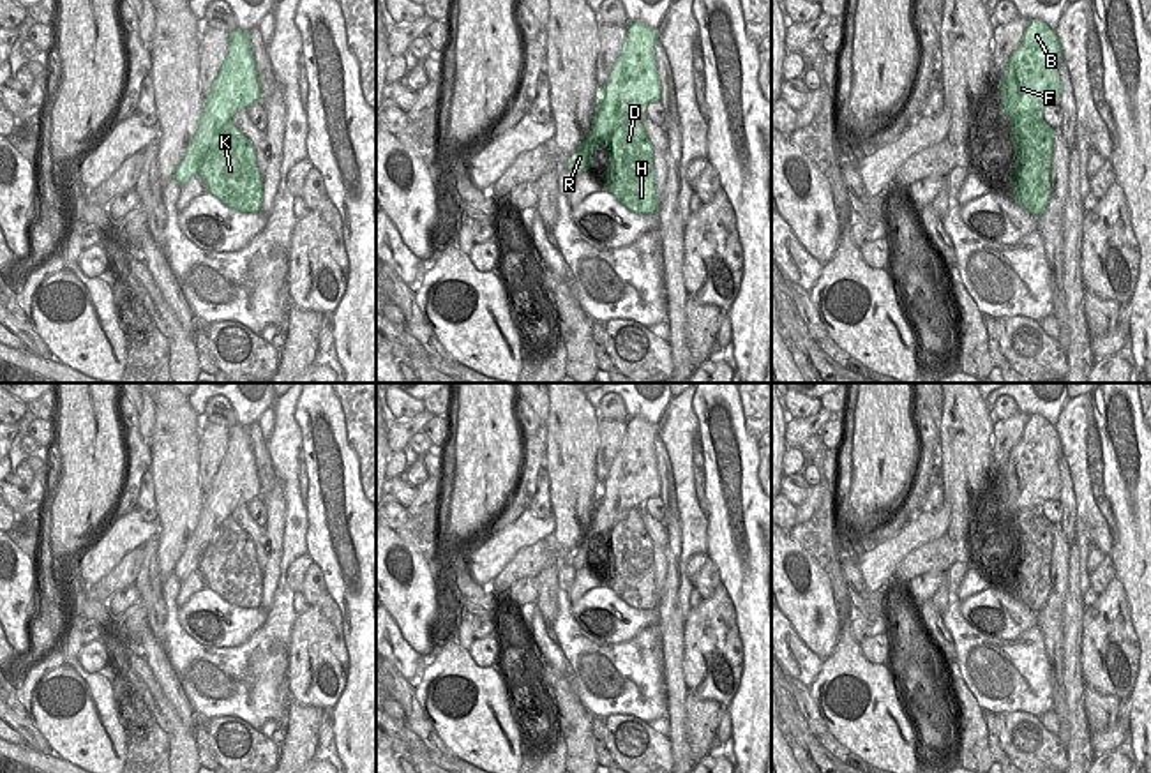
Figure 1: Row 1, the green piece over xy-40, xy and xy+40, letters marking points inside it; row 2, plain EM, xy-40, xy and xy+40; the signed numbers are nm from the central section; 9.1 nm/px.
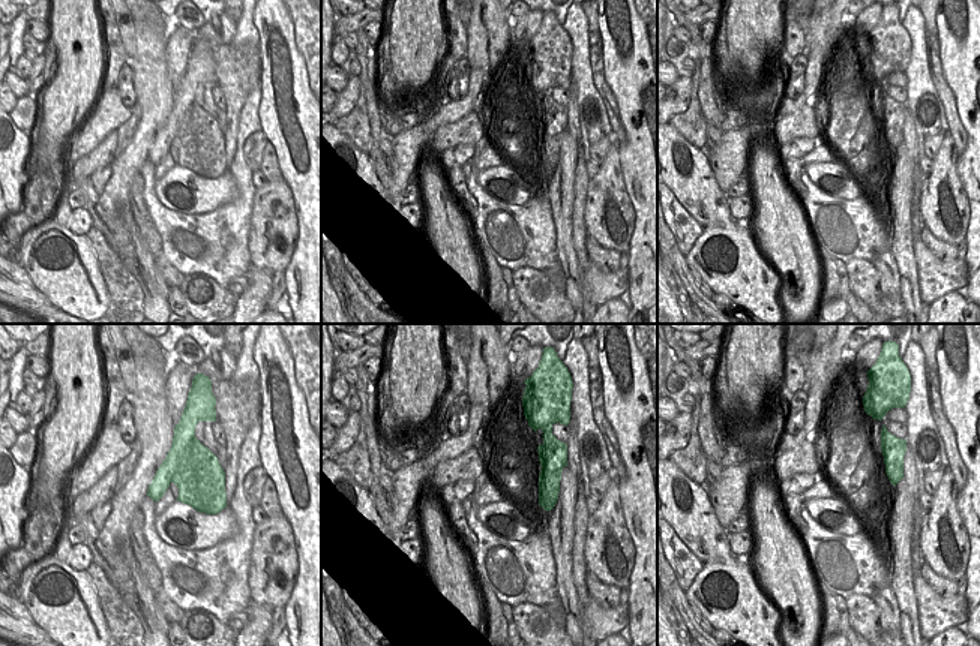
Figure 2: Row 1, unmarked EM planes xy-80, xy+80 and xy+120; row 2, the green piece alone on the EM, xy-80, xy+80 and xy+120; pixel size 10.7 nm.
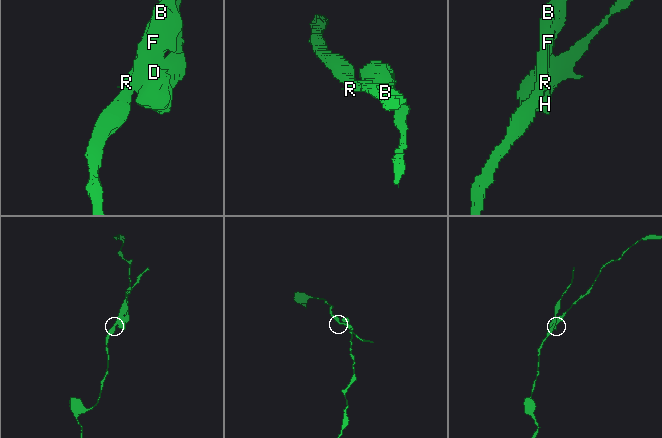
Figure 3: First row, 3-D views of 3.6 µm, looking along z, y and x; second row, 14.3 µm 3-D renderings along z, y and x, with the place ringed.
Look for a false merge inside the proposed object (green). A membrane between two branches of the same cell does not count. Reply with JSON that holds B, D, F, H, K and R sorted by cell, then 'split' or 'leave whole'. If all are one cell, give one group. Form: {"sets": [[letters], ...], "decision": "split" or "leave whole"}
{"sets": [["B", "F", "R"], ["D", "H", "K"]], "decision": "split"}

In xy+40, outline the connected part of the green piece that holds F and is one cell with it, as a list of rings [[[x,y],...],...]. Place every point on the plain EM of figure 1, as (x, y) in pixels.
[[[1029,415],[1020,441],[1010,452],[1006,471],[999,473],[1001,507],[1017,515],[1019,510],[1040,510],[1047,499],[1059,499],[1061,441],[1054,425],[1042,415]]]

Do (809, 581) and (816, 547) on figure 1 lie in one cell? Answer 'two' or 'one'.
two

